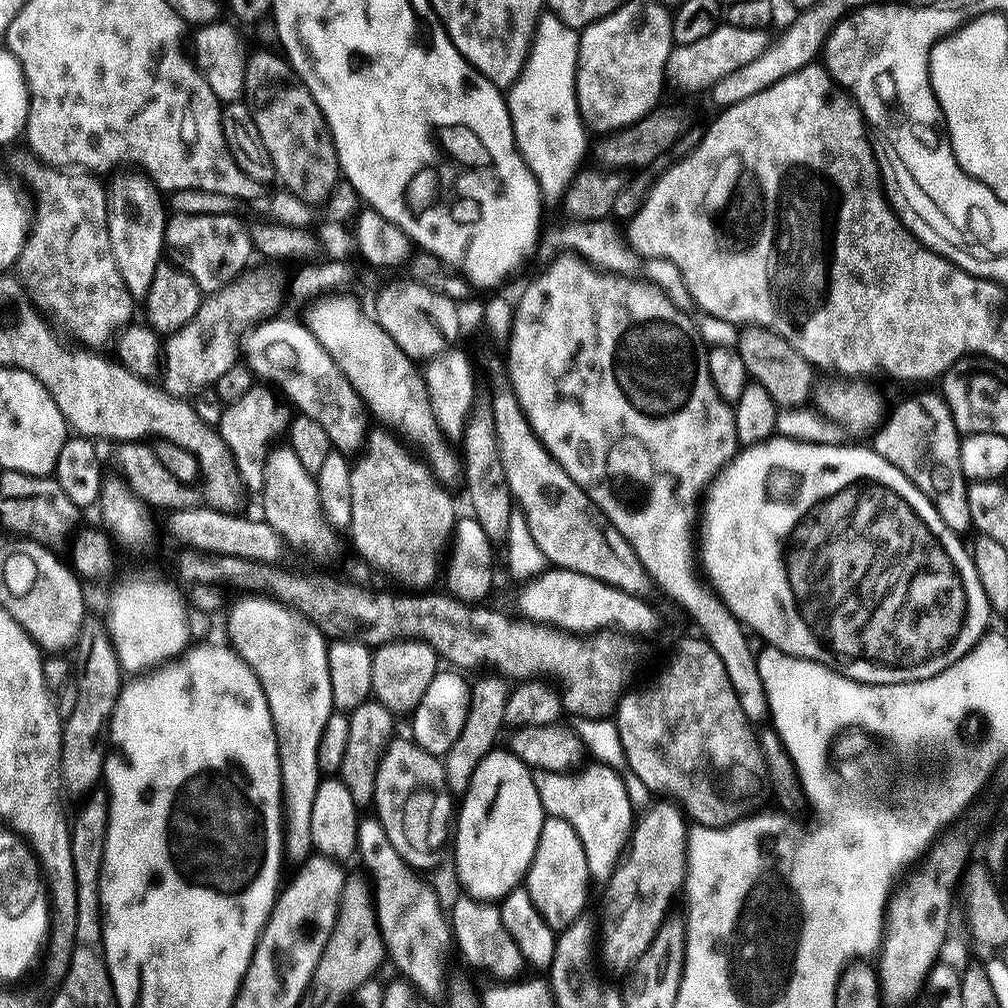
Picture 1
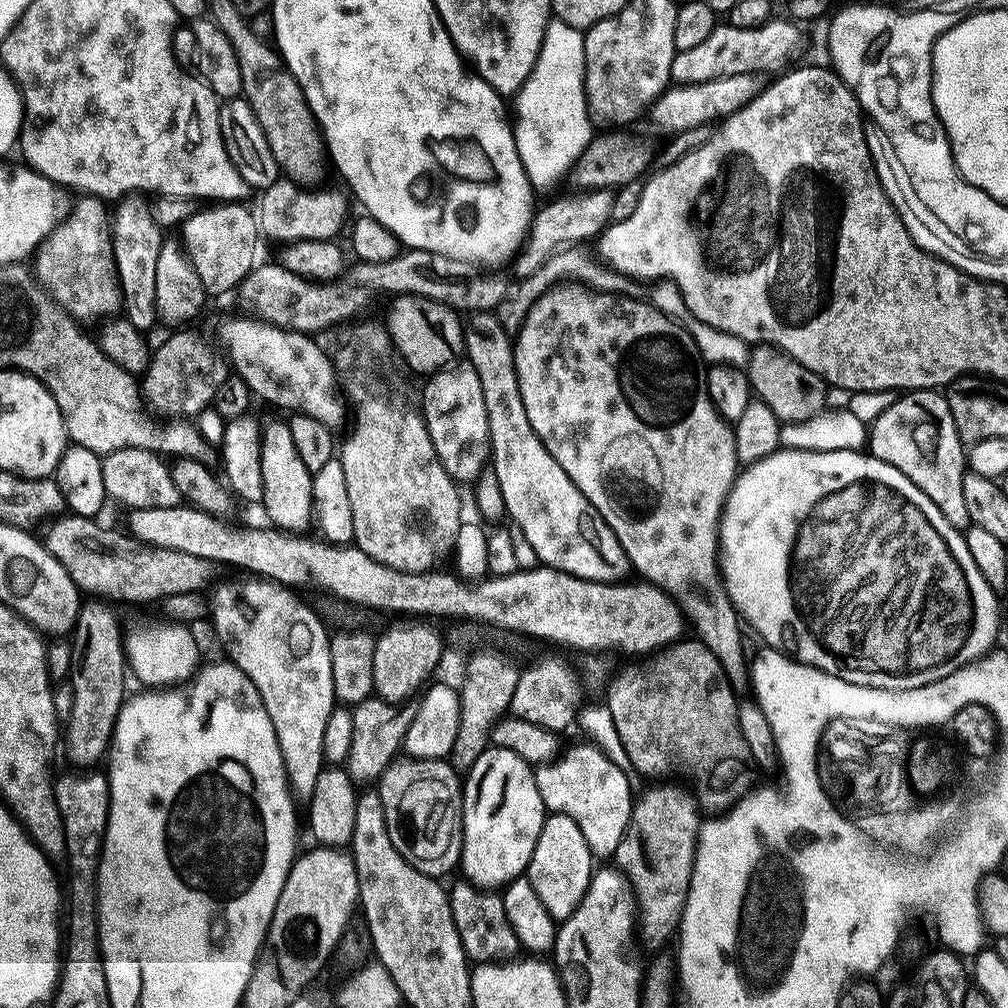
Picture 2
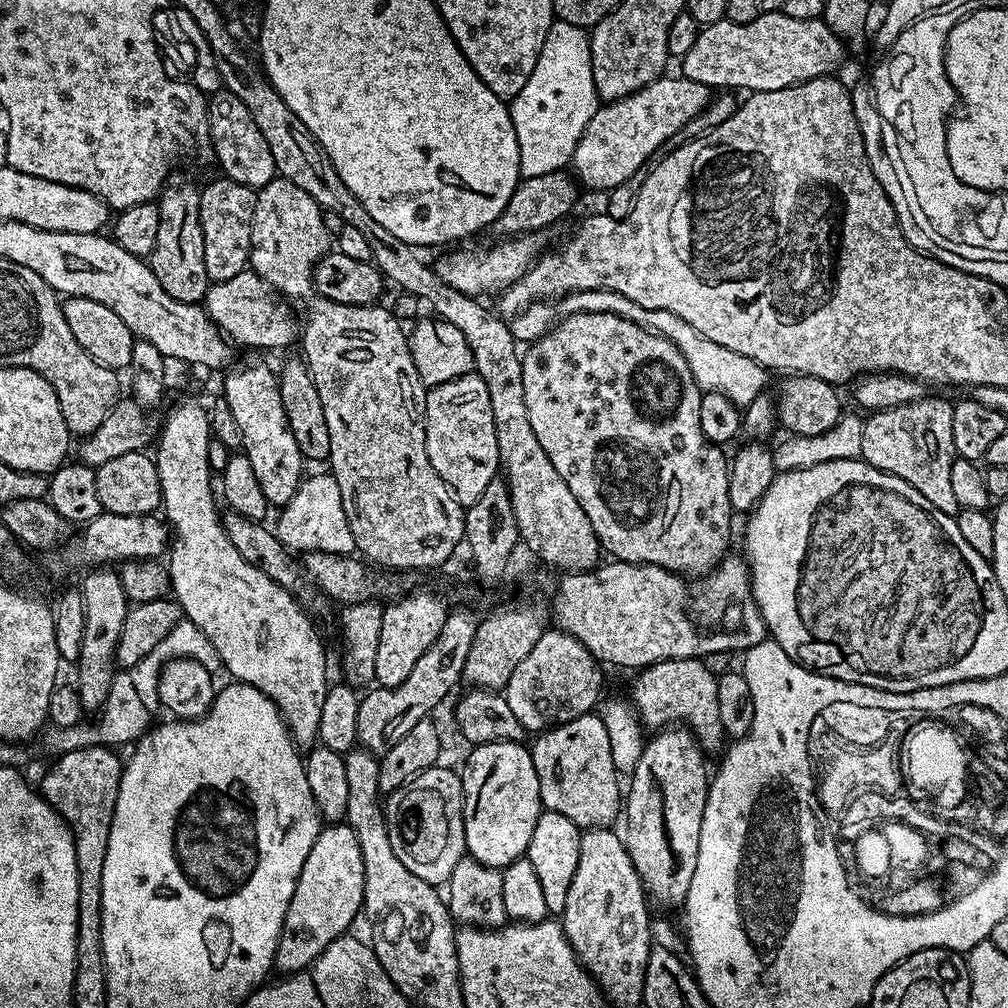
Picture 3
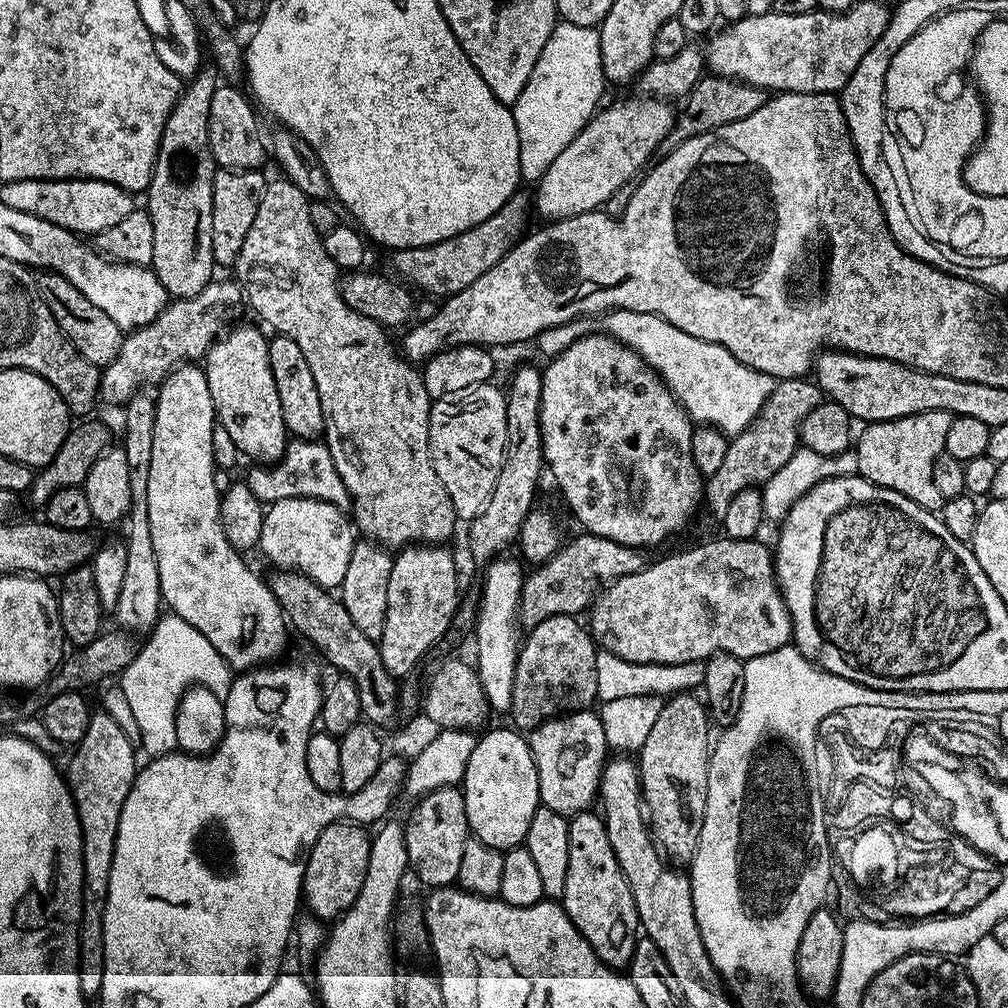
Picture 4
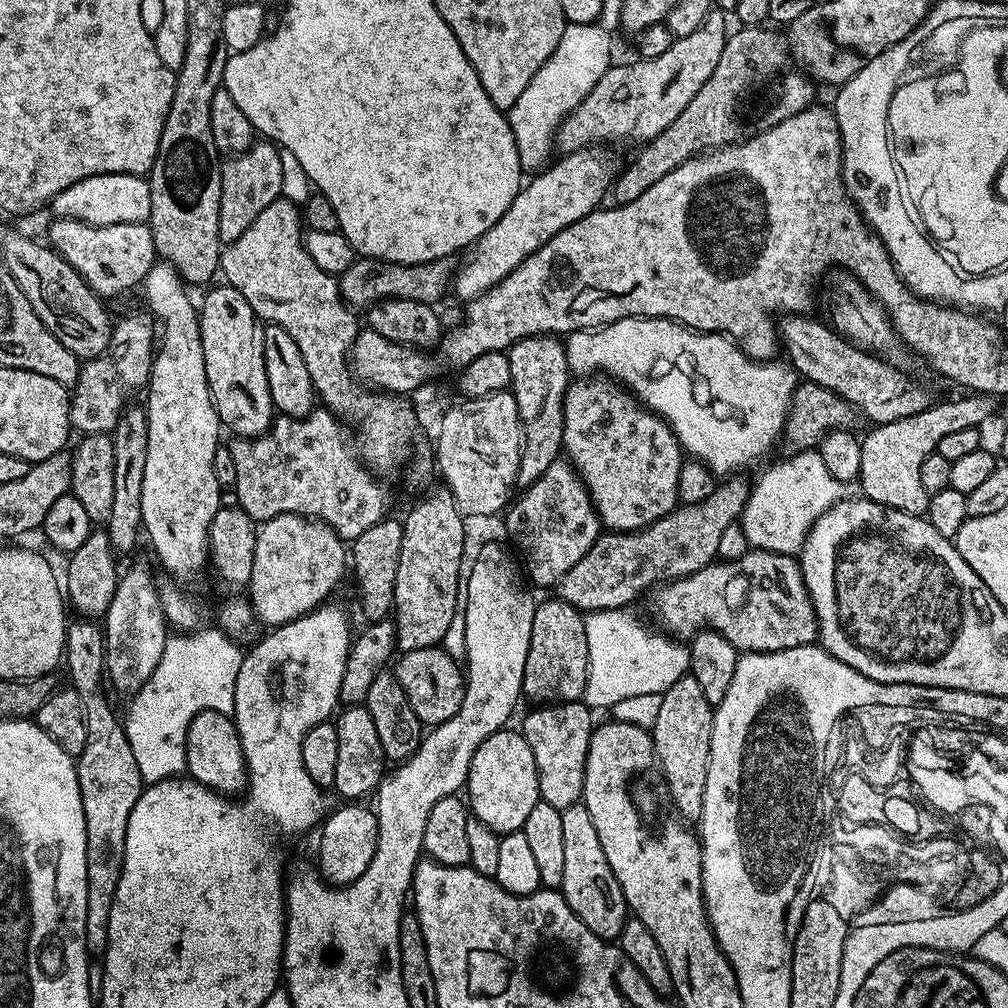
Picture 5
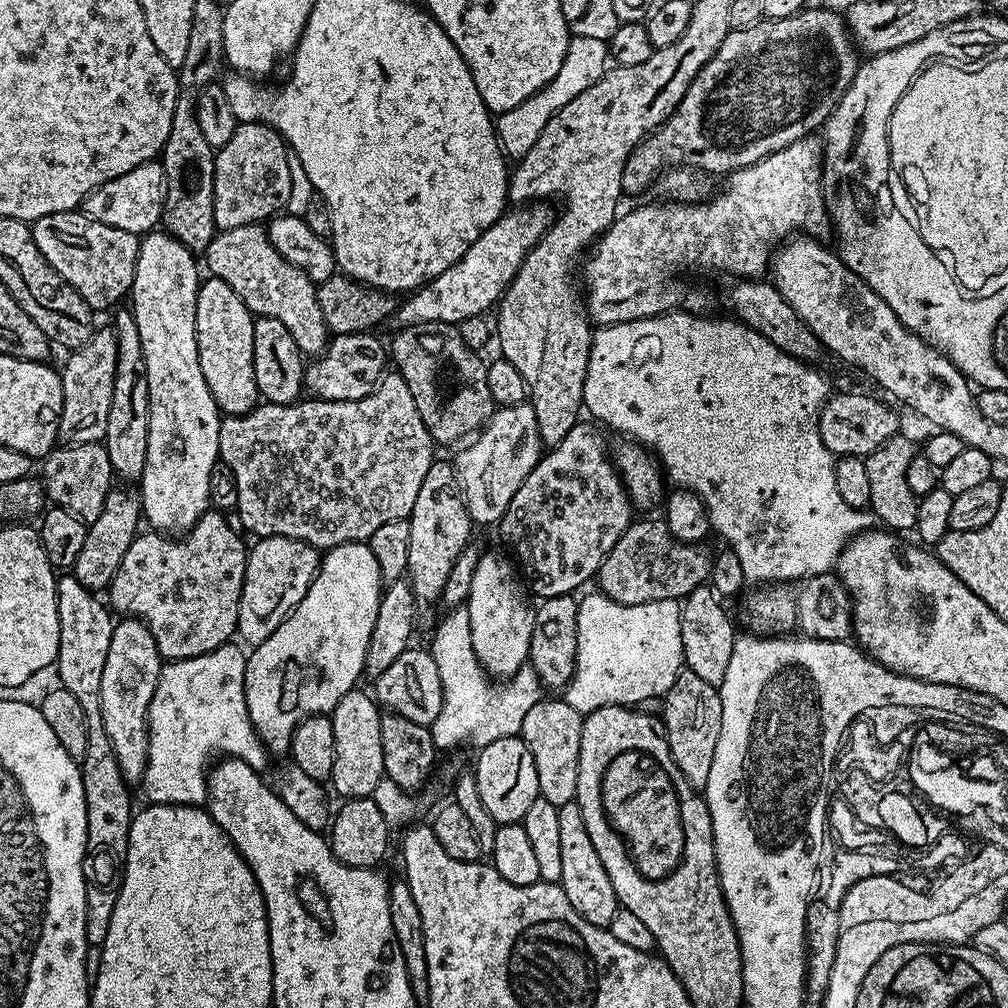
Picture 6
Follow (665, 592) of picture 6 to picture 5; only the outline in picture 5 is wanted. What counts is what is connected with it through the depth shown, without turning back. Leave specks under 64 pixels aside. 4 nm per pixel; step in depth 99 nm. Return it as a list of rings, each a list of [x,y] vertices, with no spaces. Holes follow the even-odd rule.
[[[740,478],[725,479],[728,481],[721,488],[720,485],[713,487],[712,493],[702,502],[677,506],[650,526],[639,528],[636,532],[605,531],[596,539],[594,546],[590,546],[586,558],[582,558],[582,562],[578,562],[574,570],[570,570],[560,579],[559,599],[580,609],[584,614],[611,608],[627,609],[631,605],[628,603],[638,599],[644,591],[647,593],[655,589],[661,582],[680,580],[713,563],[718,557],[718,541],[722,539],[726,526],[737,523],[741,519],[744,507],[748,504],[749,481],[736,479]]]

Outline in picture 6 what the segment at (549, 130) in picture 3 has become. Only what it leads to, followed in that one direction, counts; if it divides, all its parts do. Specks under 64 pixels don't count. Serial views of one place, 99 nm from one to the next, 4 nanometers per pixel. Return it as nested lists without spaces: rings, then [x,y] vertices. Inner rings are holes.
[[[576,36],[569,39],[566,46],[566,58],[562,58],[562,66],[558,74],[540,92],[535,92],[526,102],[514,106],[514,110],[506,110],[495,117],[496,137],[500,139],[500,146],[504,149],[505,157],[518,162],[526,154],[530,154],[530,146],[538,142],[542,130],[546,130],[546,122],[566,106],[582,90],[590,90],[594,82],[598,82],[604,77],[606,69],[610,64],[610,53],[607,43],[603,39],[599,40],[596,36]]]

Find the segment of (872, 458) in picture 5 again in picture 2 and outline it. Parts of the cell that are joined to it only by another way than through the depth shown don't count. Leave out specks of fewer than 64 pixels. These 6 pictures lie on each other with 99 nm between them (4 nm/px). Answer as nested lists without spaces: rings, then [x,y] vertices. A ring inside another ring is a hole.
[[[928,390],[923,393],[925,412],[921,414],[920,420],[928,424],[919,432],[912,428],[908,436],[900,436],[896,427],[899,424],[912,424],[916,416],[912,412],[904,413],[900,404],[892,404],[876,420],[876,425],[871,425],[870,436],[877,440],[874,455],[880,460],[885,460],[890,466],[902,470],[906,478],[910,478],[922,494],[942,510],[946,522],[950,526],[961,530],[969,527],[970,521],[966,514],[966,500],[962,498],[962,478],[966,471],[966,448],[960,445],[960,436],[956,433],[956,424],[952,421],[952,412],[948,409],[948,400],[936,390]]]

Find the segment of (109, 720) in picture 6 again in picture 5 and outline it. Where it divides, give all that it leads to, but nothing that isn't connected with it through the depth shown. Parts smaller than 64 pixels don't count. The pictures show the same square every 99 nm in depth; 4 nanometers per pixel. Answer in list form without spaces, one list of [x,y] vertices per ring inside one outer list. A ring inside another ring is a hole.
[[[134,566],[117,579],[114,599],[102,617],[104,630],[104,663],[106,676],[120,692],[135,694],[154,674],[158,658],[170,635],[170,625],[164,619],[159,587],[144,566]]]

